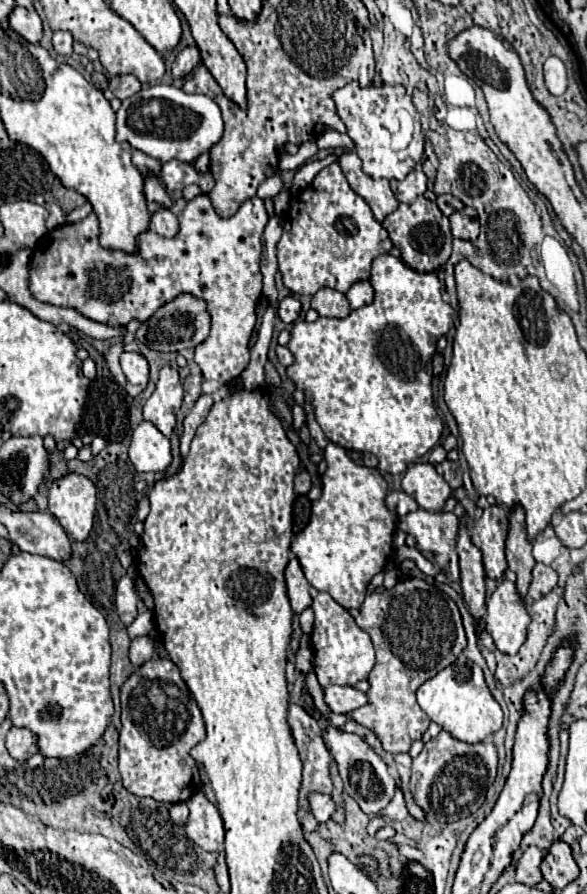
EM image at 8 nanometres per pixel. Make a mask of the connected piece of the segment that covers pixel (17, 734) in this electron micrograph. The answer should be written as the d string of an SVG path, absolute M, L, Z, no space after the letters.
M12 727L6 735L6 747L14 759L26 761L34 753L38 753L38 737L34 737L34 733L30 733L30 729Z

